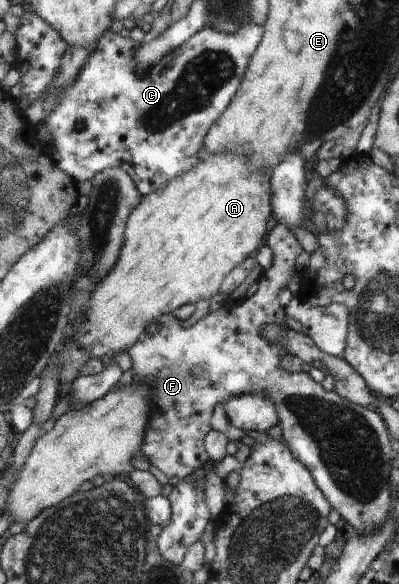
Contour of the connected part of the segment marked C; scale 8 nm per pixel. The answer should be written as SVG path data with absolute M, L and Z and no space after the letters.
M253 23L238 28L234 34L206 26L154 67L136 71L132 53L140 42L124 38L117 28L106 31L75 83L61 94L58 106L44 121L52 134L50 147L59 169L80 182L92 180L106 169L120 169L129 175L136 190L144 197L198 167L197 151L203 147L210 127L237 93L261 40L263 27Z

